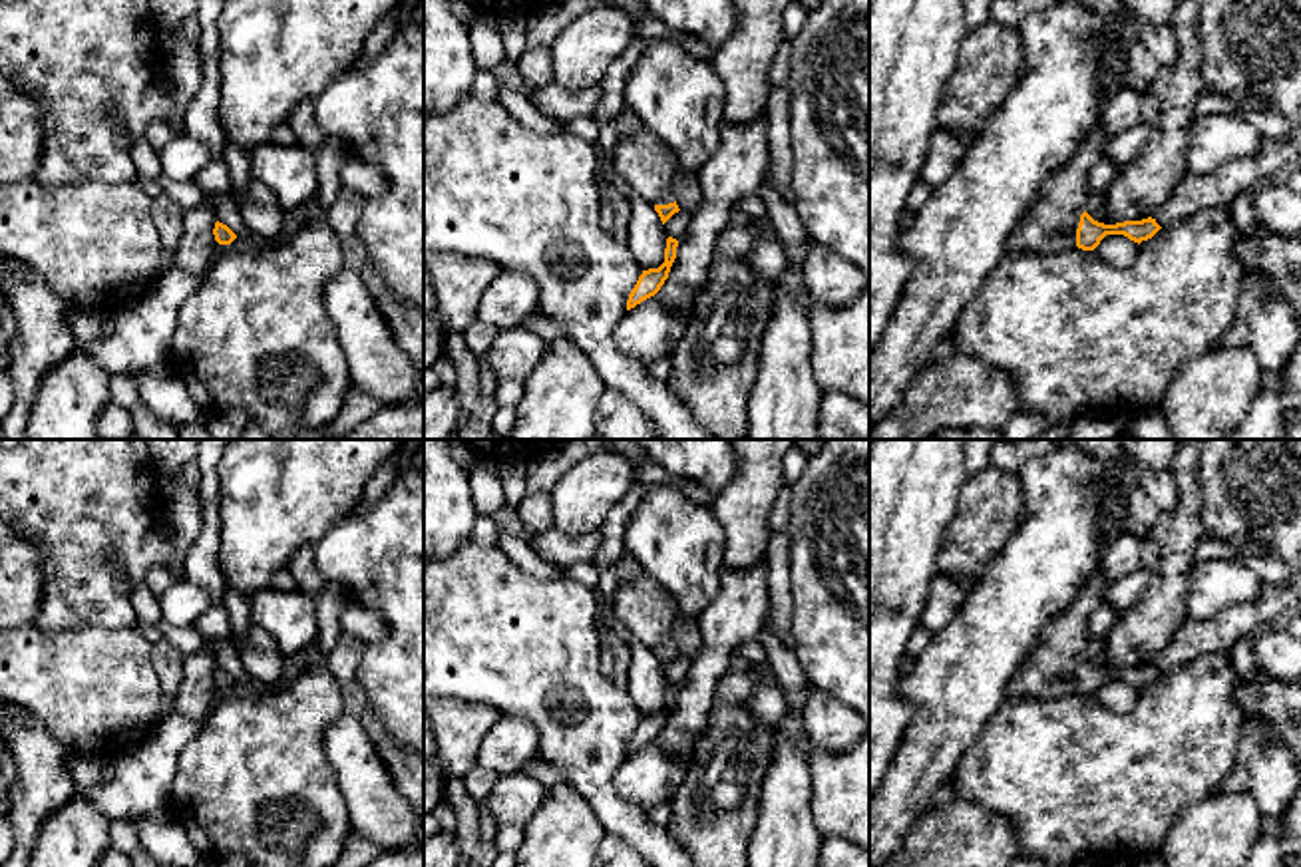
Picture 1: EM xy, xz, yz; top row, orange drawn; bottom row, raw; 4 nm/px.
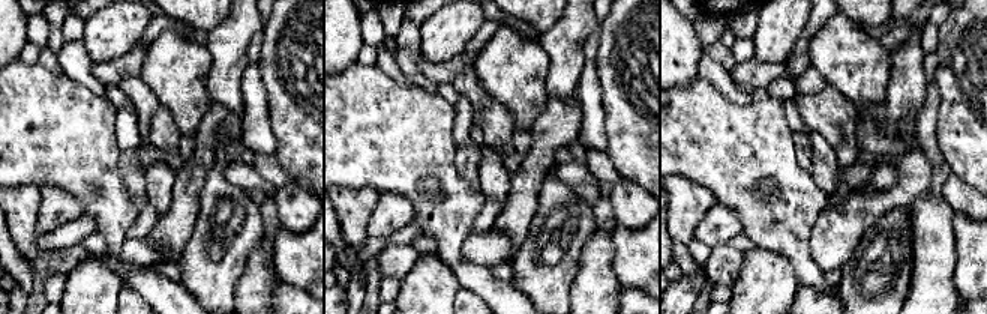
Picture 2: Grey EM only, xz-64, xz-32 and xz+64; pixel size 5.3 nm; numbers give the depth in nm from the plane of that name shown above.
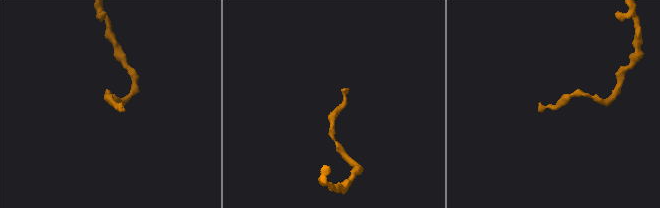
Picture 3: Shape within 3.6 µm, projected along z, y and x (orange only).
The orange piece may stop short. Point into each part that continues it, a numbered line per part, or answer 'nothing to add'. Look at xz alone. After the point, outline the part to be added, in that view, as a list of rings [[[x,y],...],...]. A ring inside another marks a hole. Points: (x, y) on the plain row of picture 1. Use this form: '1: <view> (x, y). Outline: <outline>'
1: xz (643, 605). Outline: [[[652,577],[619,585],[613,605],[615,616],[652,652],[674,648],[678,605]]]

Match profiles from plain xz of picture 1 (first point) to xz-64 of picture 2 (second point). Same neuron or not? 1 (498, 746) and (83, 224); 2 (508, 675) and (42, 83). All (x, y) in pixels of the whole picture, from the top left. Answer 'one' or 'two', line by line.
1: two
2: one

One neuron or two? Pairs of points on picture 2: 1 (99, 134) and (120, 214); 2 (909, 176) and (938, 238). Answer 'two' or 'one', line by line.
1: one
2: two

